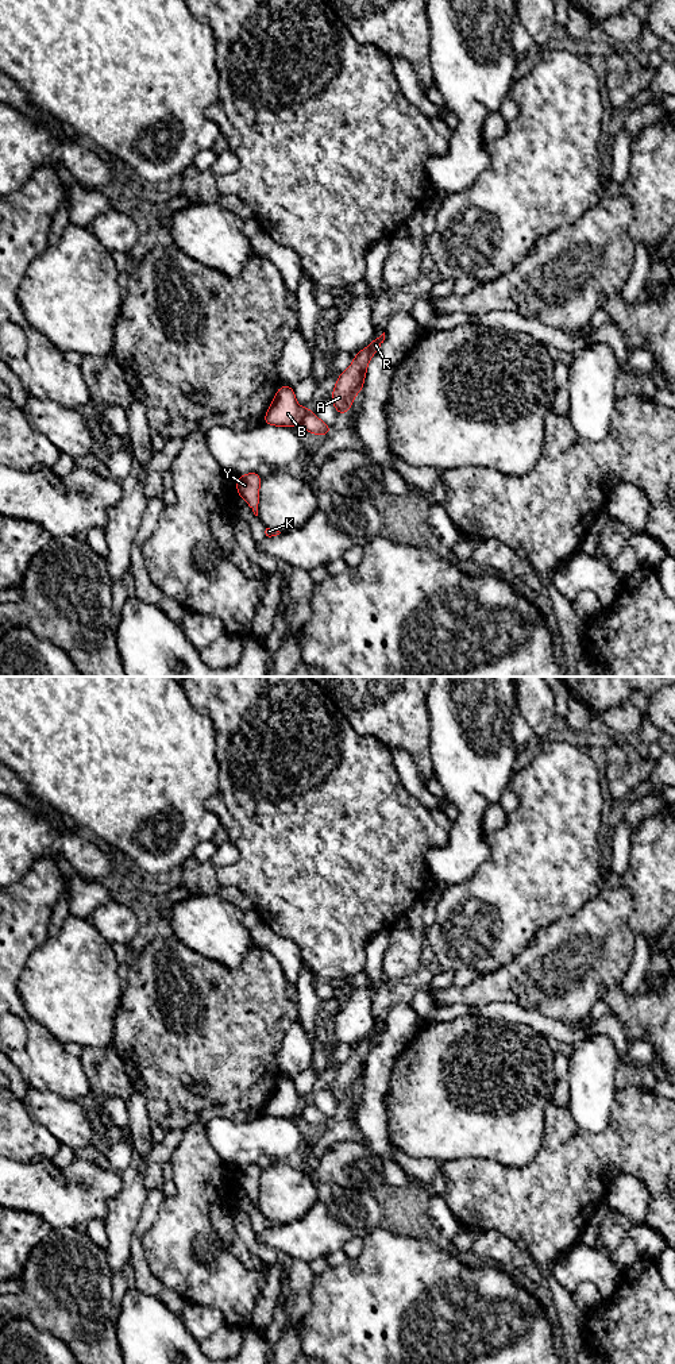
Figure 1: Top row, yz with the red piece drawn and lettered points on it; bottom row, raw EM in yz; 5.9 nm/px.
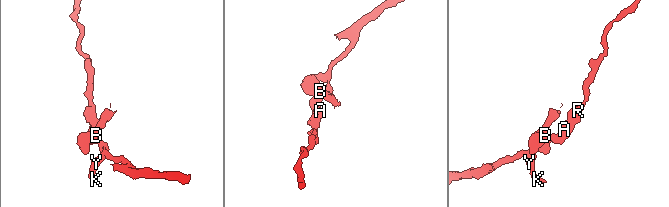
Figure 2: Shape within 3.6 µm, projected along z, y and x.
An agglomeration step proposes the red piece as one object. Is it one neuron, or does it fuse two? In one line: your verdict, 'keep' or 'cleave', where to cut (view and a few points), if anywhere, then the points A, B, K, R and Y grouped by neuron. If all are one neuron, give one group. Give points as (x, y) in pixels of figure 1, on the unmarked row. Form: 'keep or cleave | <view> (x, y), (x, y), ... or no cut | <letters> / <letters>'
cleave | yz (303, 1101), (299, 1113) | A K R Y / B

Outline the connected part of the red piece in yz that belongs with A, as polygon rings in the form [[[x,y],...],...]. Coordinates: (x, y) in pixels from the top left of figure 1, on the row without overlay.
[[[385,1024],[379,1029],[373,1030],[366,1041],[358,1041],[351,1057],[336,1071],[331,1093],[340,1109],[348,1103],[354,1088],[362,1083],[367,1056],[373,1047],[379,1041],[383,1032]]]

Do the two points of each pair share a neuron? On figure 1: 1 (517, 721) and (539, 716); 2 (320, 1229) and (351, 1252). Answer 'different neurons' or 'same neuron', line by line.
1: different neurons
2: different neurons

